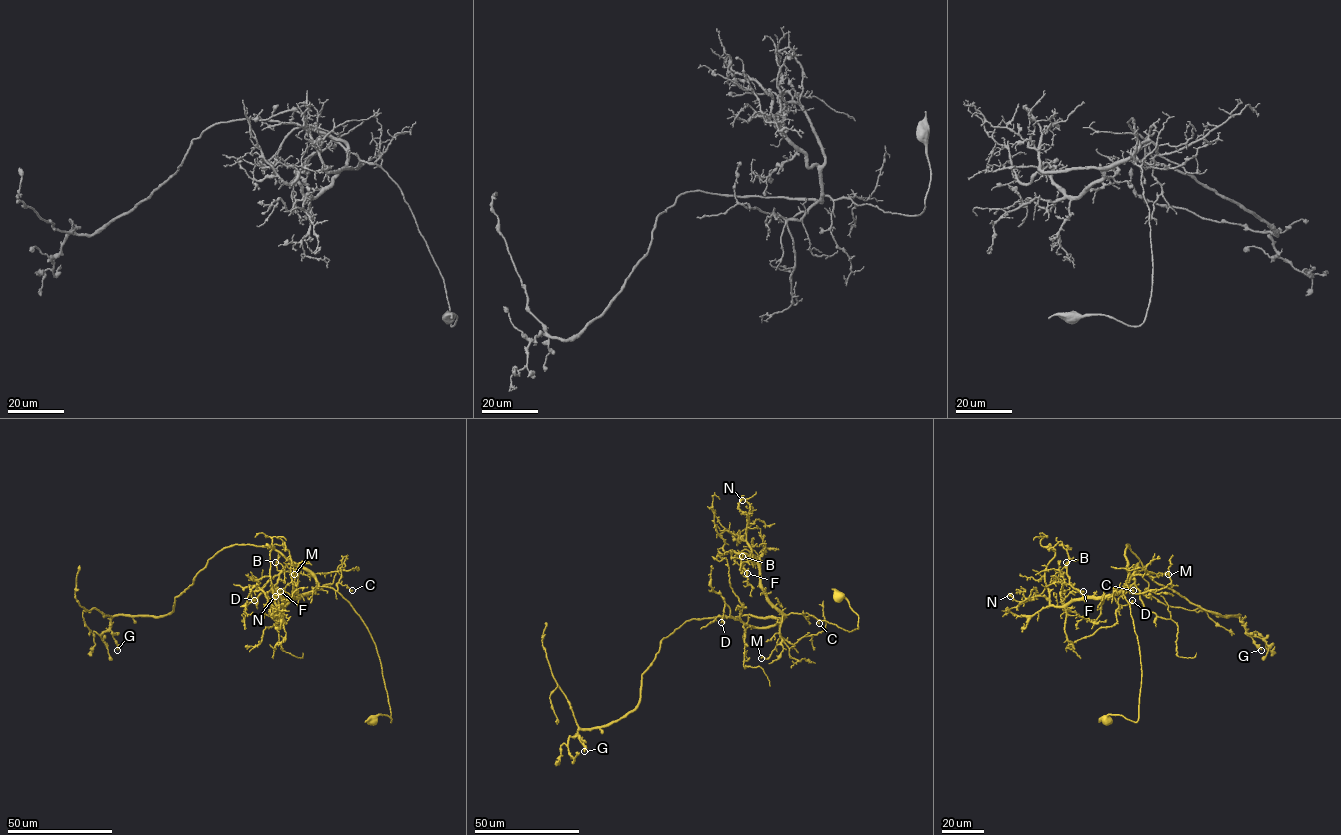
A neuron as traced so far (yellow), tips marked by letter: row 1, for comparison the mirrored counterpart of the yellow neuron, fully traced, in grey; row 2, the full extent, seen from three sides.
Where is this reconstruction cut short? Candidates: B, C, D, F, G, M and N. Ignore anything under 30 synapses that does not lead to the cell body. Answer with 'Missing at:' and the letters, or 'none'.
Missing at: none

